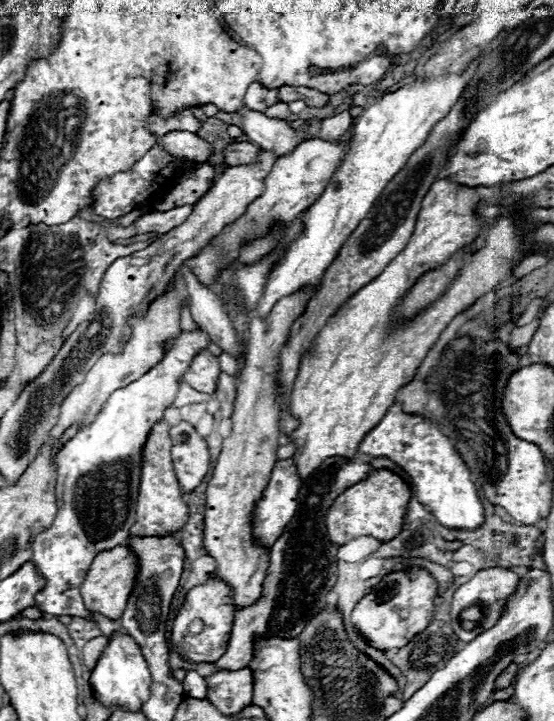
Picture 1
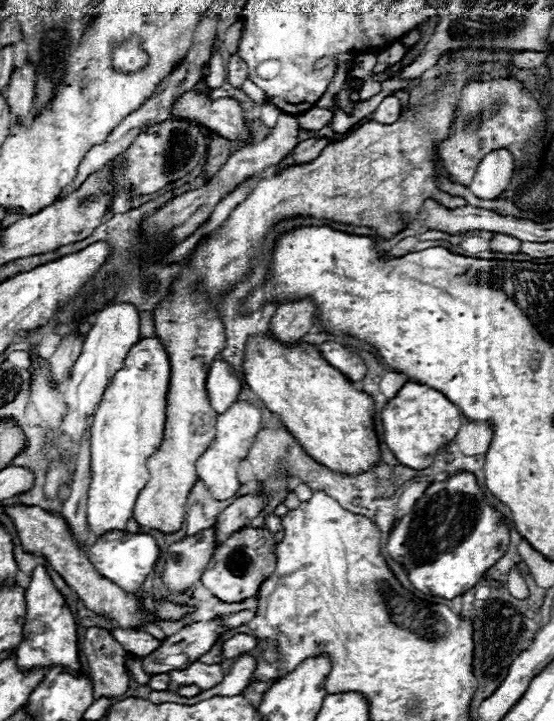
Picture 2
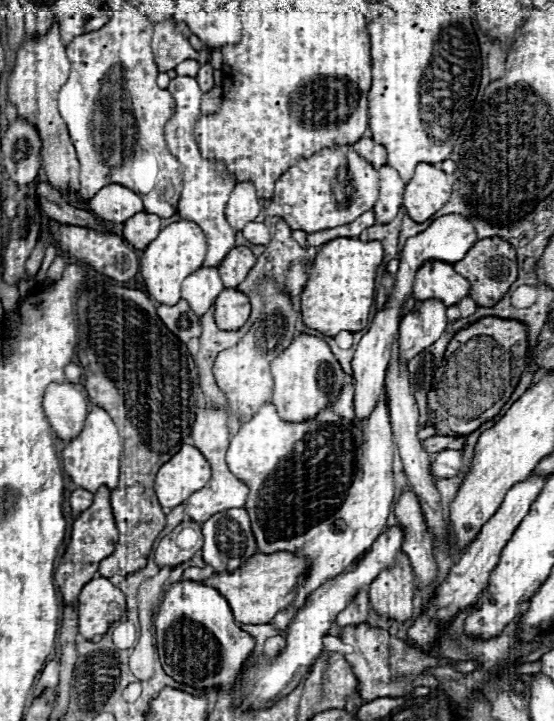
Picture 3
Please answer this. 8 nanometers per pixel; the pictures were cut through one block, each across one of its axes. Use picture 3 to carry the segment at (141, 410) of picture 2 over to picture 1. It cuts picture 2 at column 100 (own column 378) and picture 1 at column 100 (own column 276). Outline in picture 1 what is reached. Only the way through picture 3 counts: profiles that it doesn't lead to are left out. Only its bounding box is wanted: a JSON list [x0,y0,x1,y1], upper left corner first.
[32,328,210,636]

